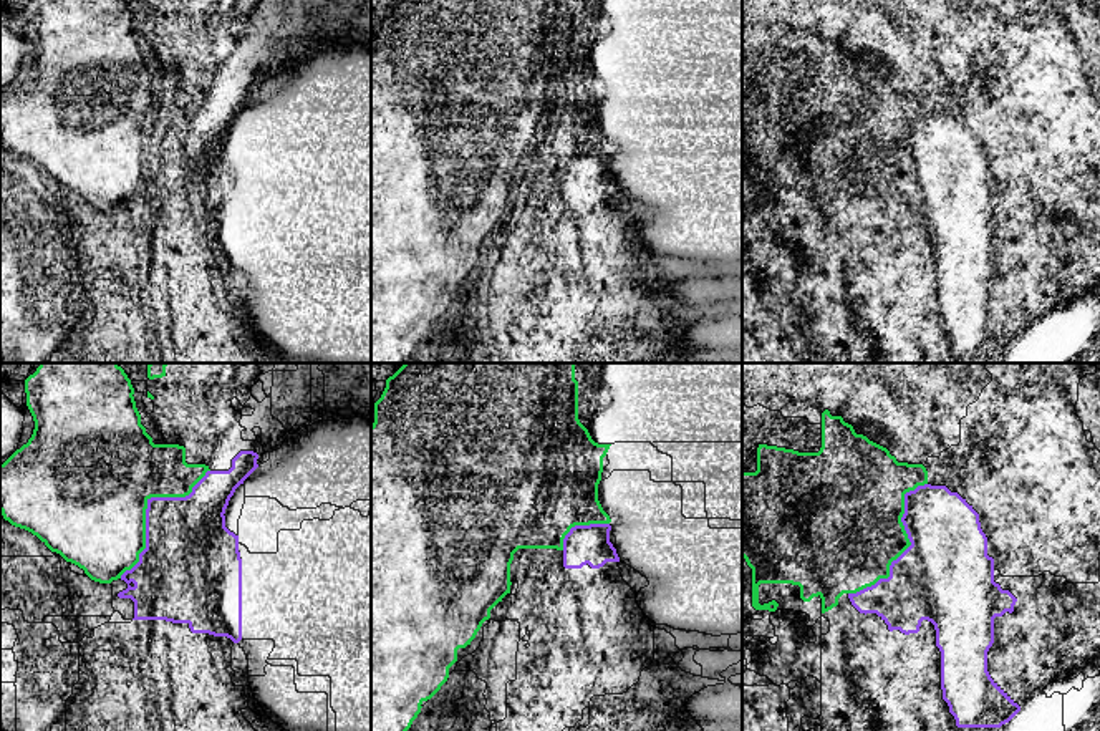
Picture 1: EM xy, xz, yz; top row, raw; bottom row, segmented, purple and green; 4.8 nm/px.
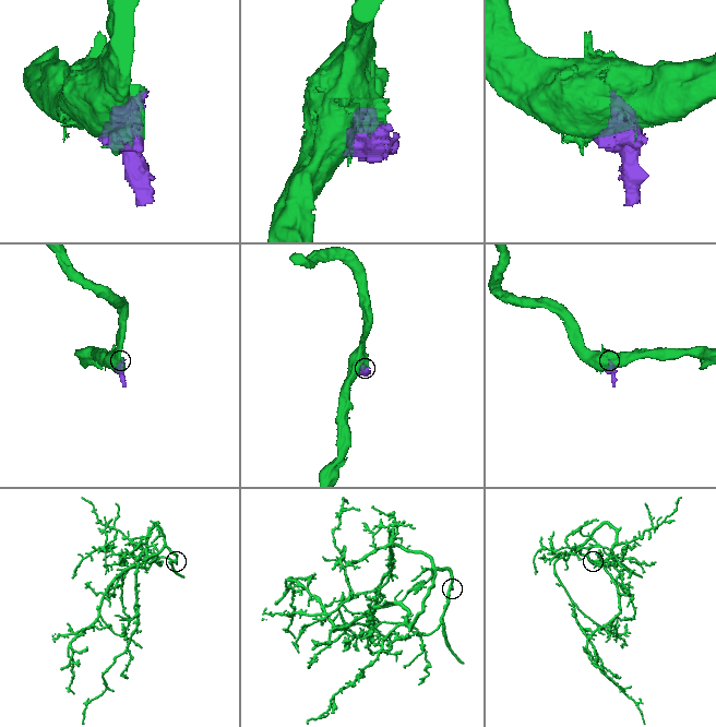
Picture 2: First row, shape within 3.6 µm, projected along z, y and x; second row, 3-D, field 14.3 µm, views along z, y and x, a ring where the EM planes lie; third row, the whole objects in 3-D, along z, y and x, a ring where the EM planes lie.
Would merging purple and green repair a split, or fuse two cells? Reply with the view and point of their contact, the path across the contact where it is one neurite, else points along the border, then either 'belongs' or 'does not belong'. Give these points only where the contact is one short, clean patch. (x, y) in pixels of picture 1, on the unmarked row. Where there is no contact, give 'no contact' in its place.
xy (148, 136) | does not belong

